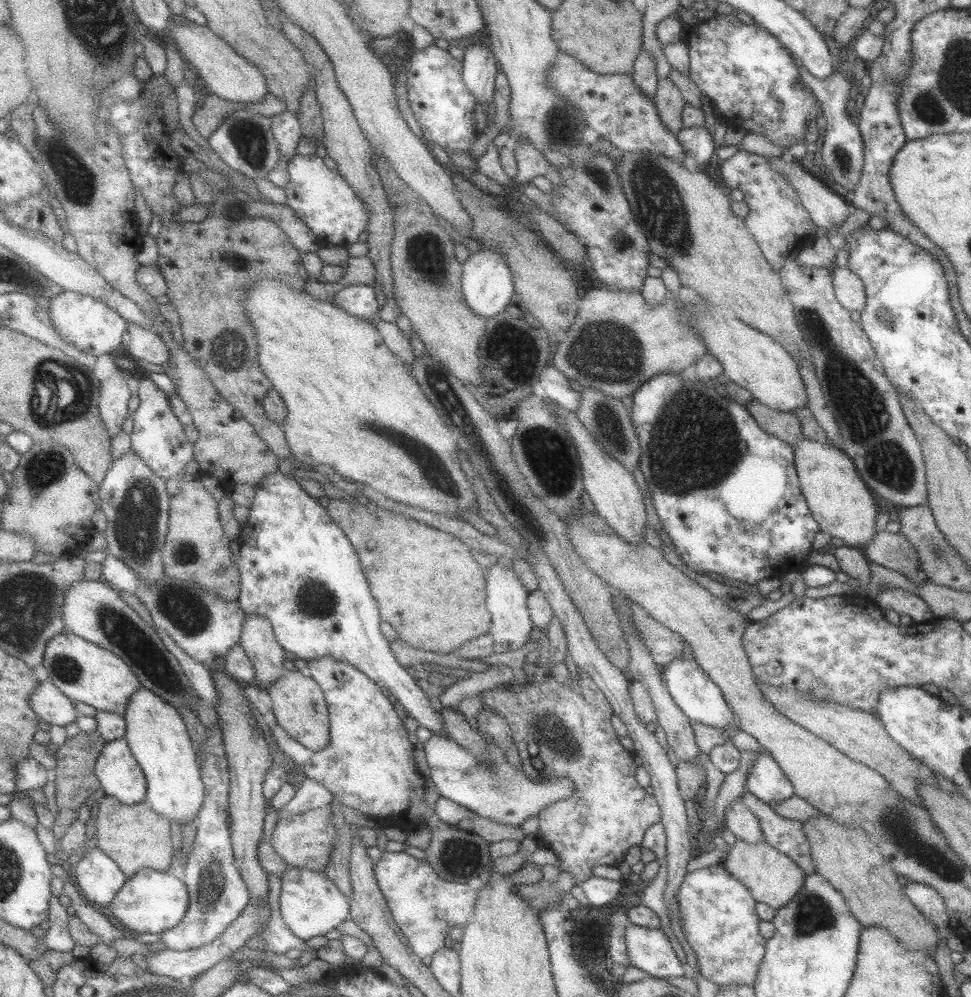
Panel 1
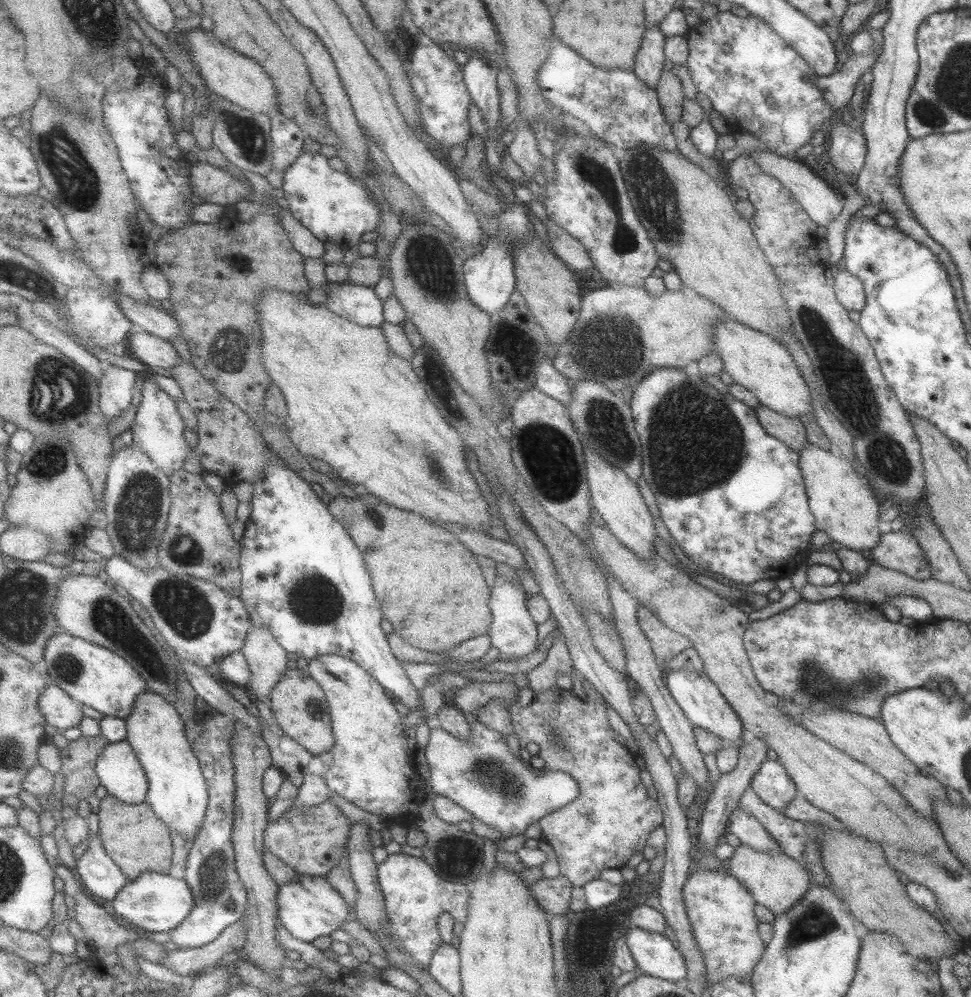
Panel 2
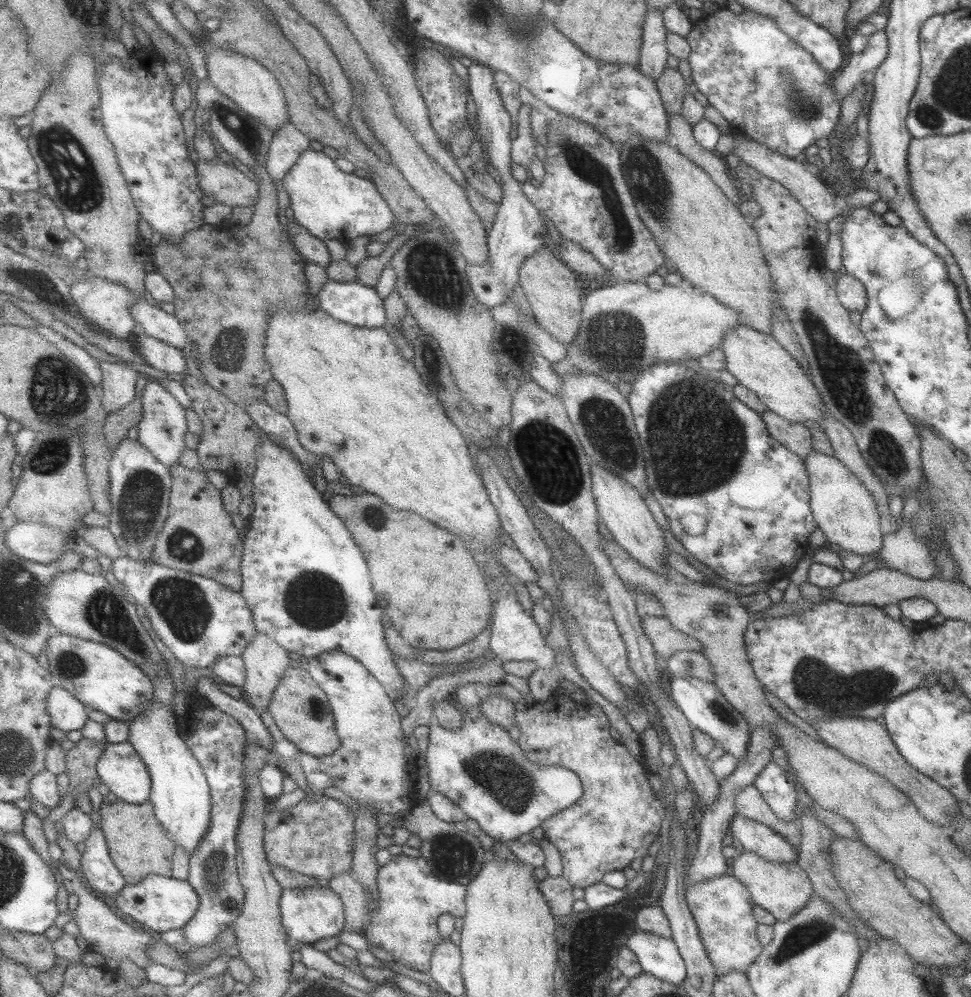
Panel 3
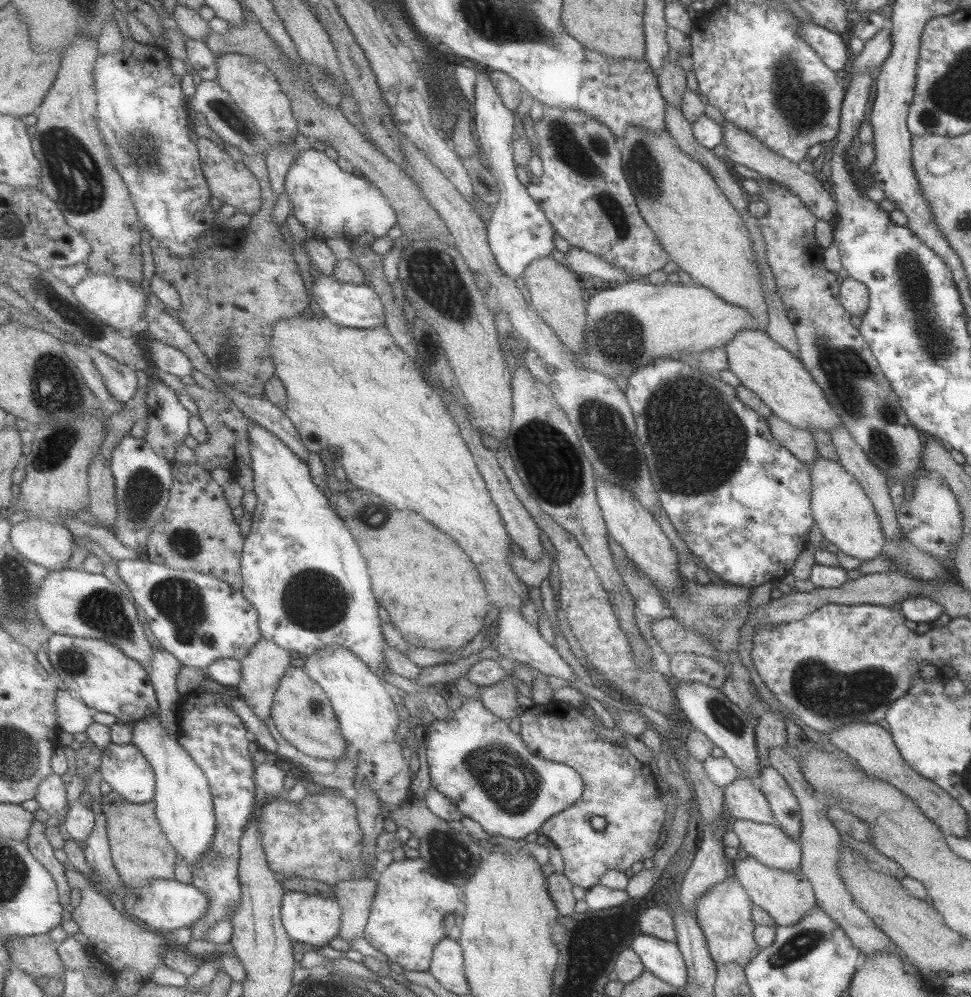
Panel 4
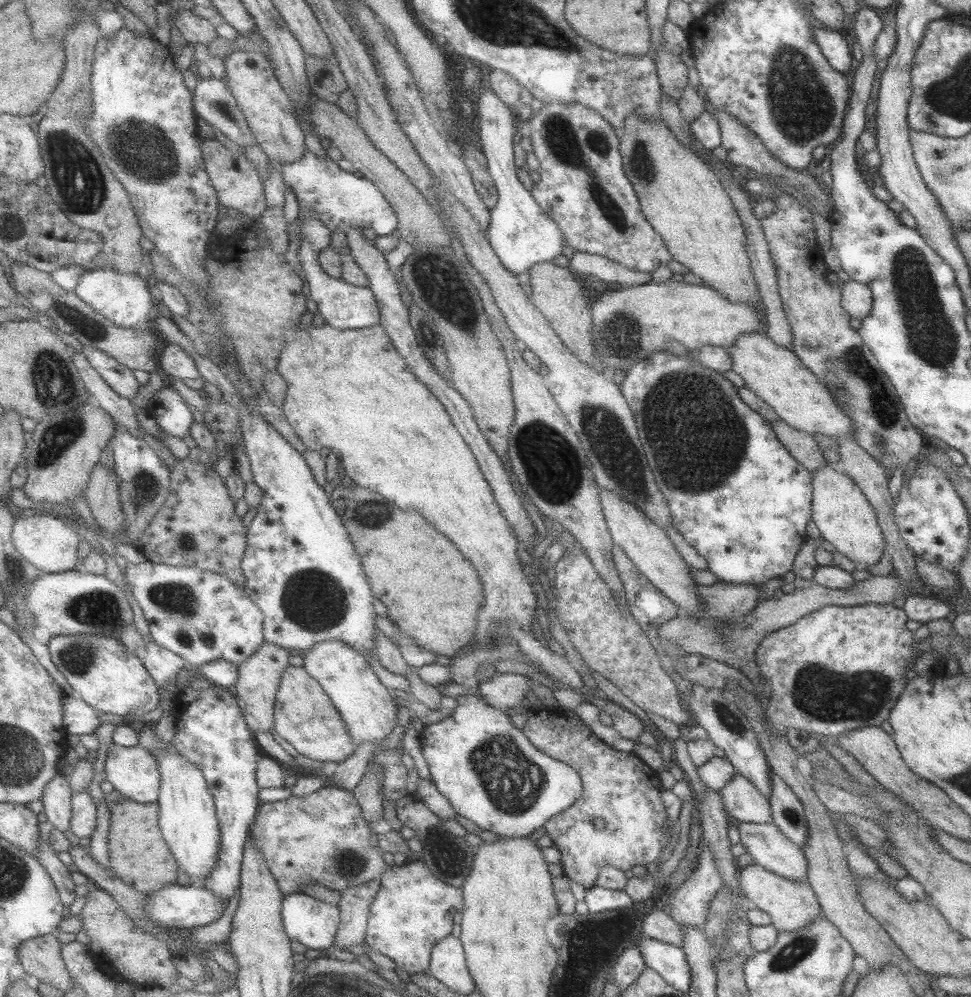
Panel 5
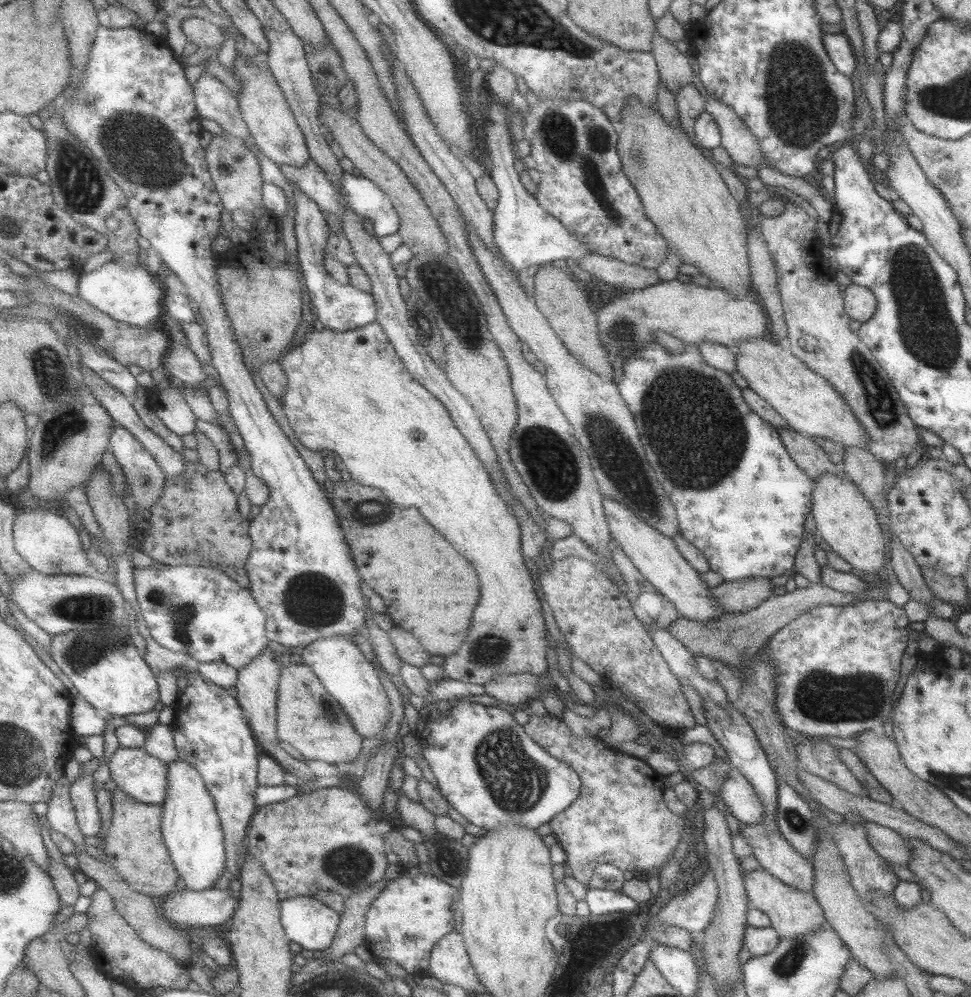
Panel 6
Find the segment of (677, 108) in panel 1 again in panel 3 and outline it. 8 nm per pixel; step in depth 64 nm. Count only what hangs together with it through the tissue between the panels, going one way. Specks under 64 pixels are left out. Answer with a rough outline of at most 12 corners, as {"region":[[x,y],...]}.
{"region":[[666,66],[655,84],[667,116],[680,113],[686,89]]}

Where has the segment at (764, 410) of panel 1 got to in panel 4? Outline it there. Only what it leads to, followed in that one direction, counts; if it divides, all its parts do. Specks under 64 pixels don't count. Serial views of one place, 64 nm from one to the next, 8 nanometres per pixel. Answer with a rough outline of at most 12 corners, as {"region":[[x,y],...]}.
{"region":[[773,413],[765,420],[773,437],[797,460],[817,456],[808,429]]}

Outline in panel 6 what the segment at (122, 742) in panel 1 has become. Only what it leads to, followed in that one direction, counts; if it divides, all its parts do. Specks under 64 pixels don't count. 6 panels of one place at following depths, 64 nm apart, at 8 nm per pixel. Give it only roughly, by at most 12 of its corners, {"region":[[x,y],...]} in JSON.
{"region":[[144,748],[109,761],[116,786],[145,804],[165,804],[169,765]]}

